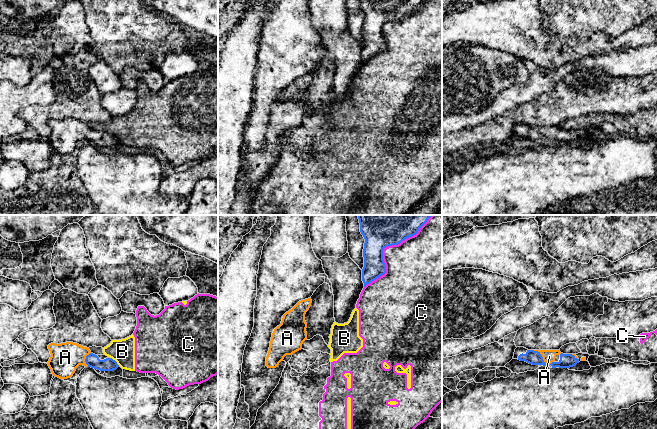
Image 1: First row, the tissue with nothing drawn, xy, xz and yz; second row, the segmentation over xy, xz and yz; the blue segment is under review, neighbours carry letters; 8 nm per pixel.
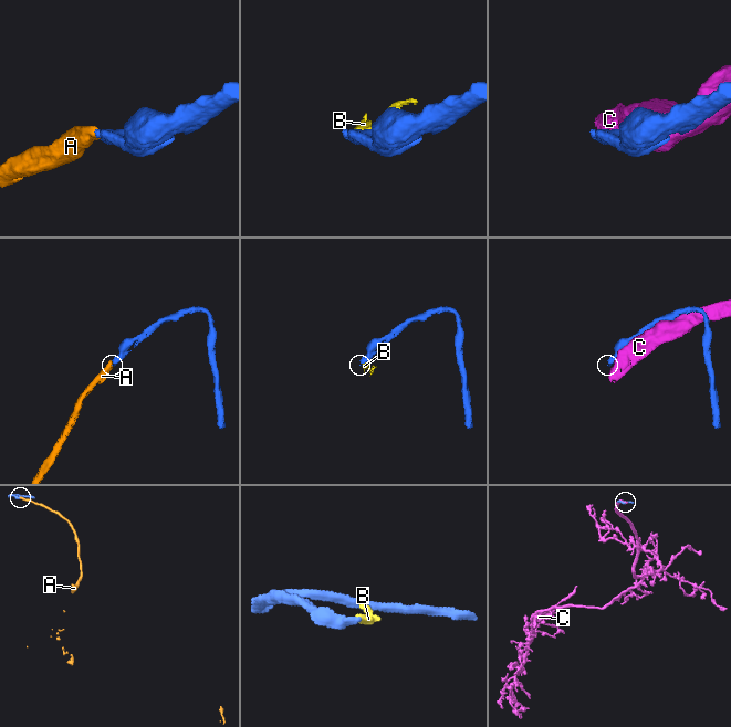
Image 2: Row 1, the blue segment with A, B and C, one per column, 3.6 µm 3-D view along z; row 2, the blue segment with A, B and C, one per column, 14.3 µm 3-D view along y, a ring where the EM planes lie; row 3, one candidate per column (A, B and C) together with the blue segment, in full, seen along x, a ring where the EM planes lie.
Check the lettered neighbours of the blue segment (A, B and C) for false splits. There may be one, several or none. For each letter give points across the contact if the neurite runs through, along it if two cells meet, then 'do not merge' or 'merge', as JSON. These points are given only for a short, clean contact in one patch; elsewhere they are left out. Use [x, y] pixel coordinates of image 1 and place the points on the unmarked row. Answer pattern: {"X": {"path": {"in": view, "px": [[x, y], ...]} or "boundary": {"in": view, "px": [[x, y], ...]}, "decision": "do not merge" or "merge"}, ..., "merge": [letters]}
{"A": {"path": {"in": "yz", "px": [[532, 133], [542, 134], [549, 132]]}, "decision": "merge"}, "B": {"boundary": {"in": "xy", "px": [[110, 133], [119, 141]]}, "decision": "do not merge"}, "C": {"decision": "do not merge"}, "merge": ["A"]}

